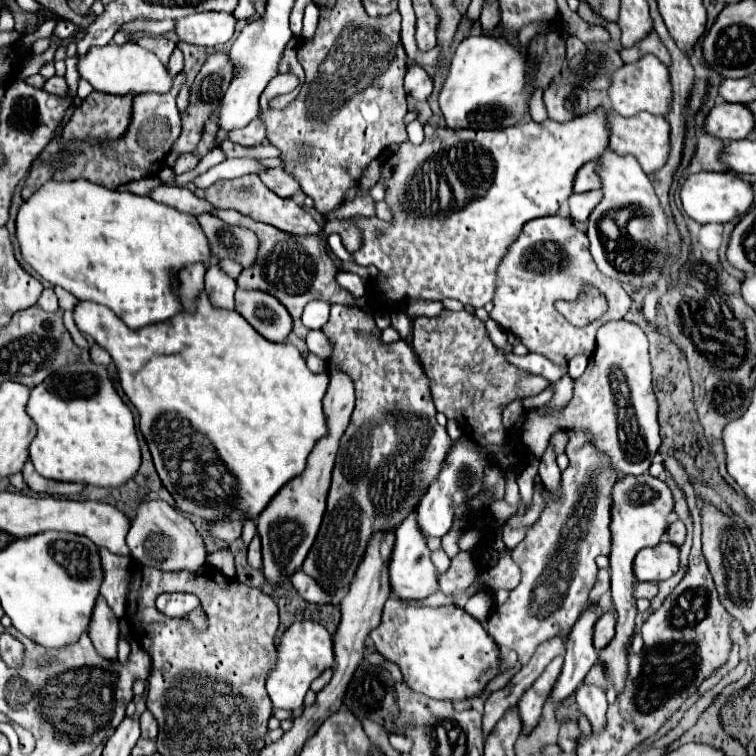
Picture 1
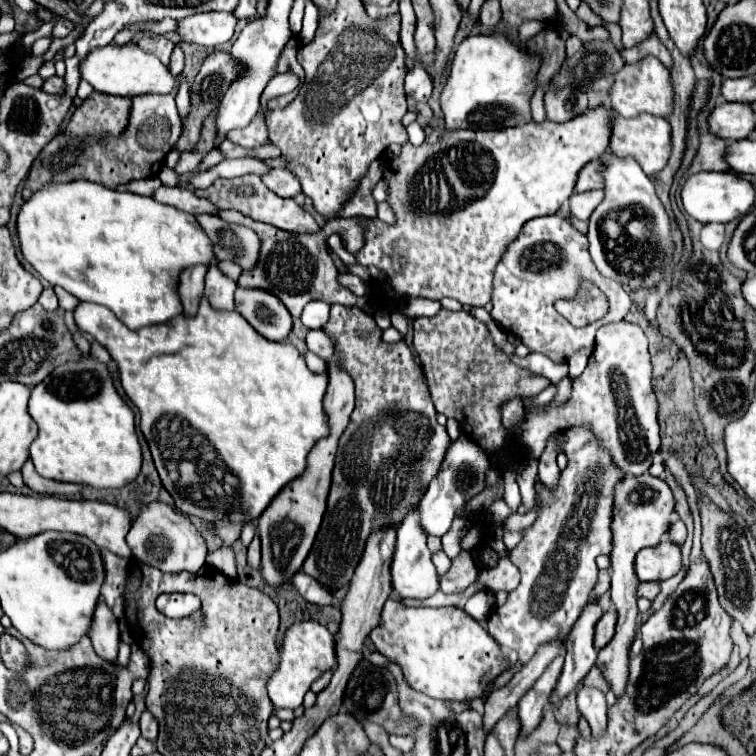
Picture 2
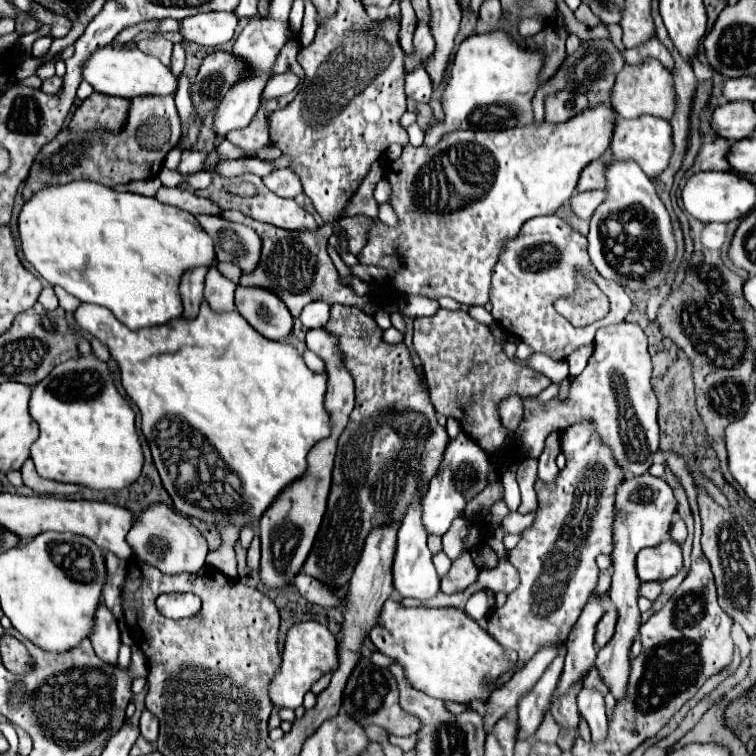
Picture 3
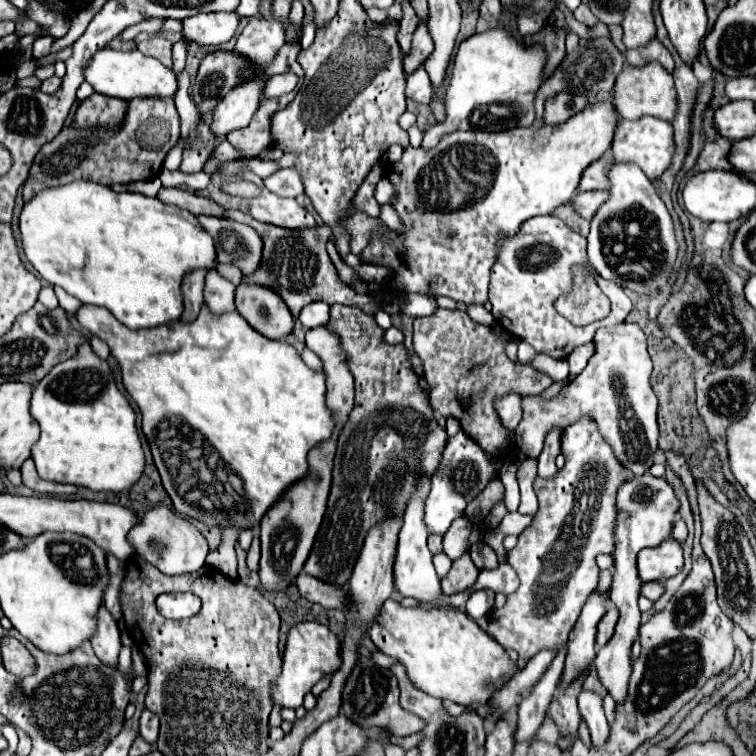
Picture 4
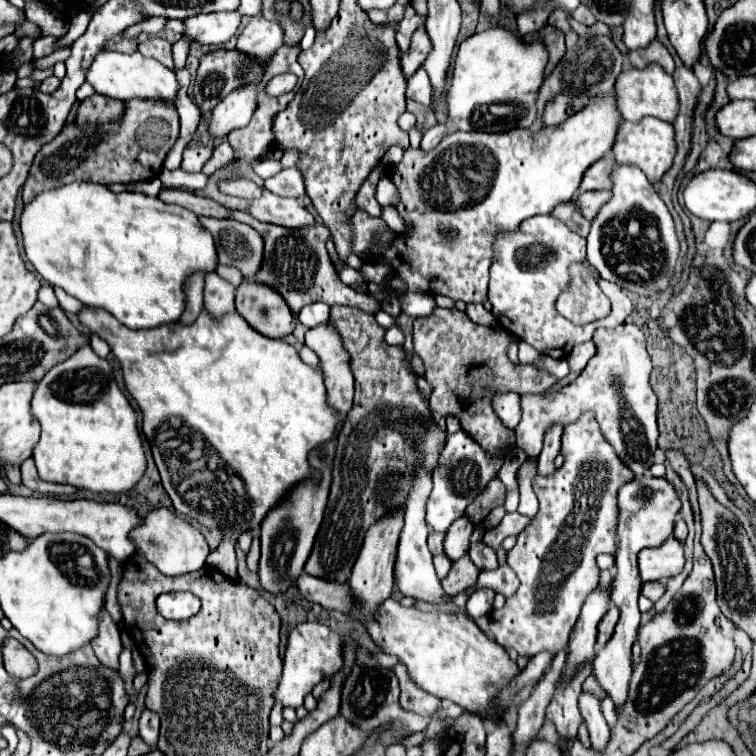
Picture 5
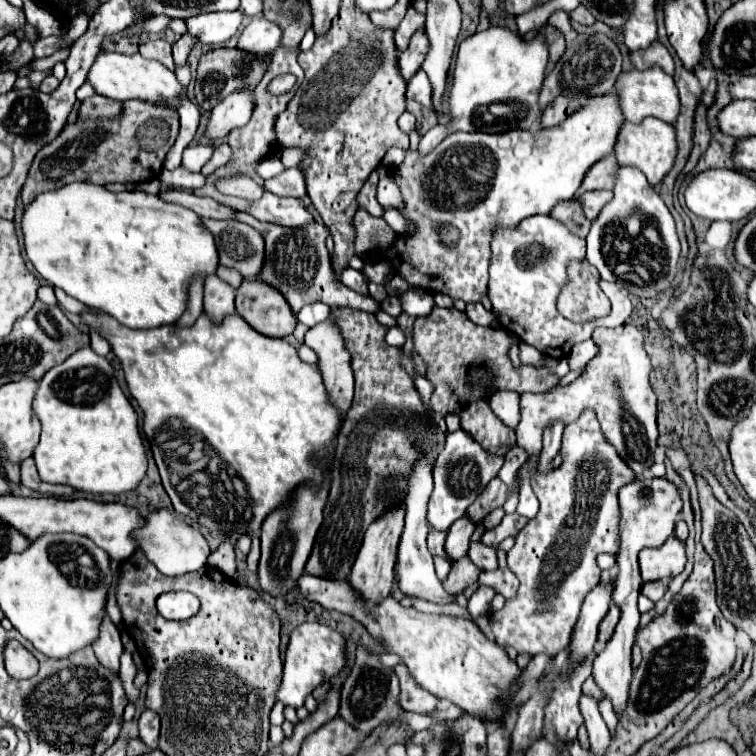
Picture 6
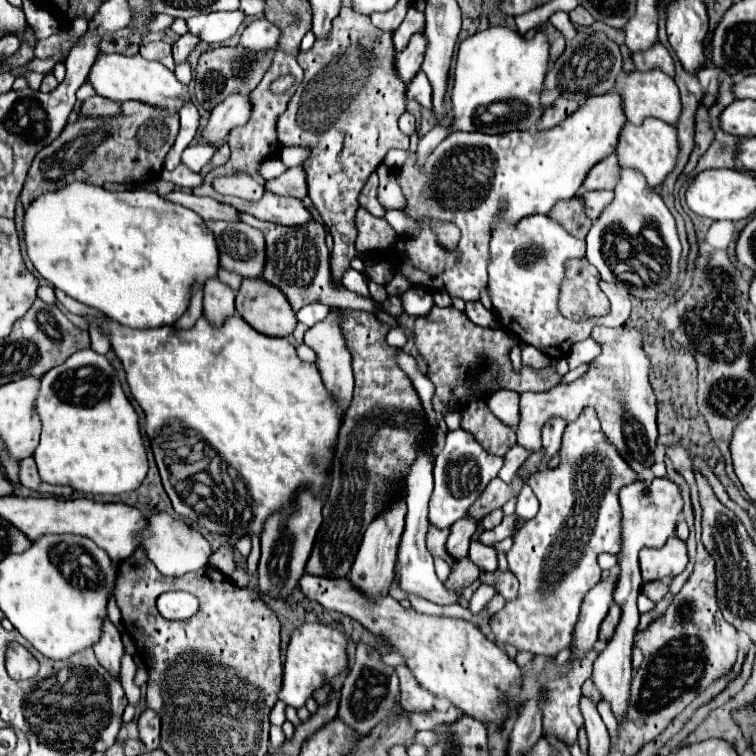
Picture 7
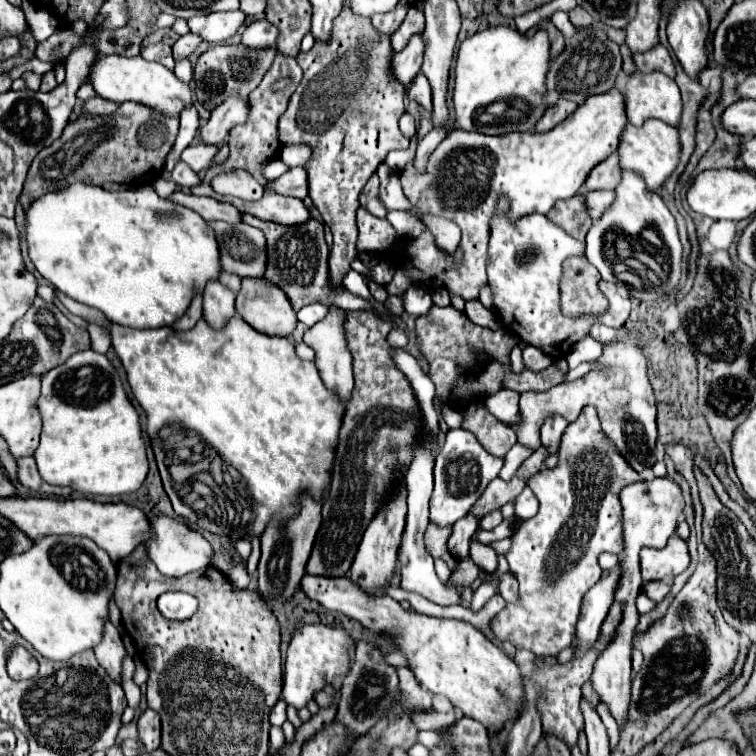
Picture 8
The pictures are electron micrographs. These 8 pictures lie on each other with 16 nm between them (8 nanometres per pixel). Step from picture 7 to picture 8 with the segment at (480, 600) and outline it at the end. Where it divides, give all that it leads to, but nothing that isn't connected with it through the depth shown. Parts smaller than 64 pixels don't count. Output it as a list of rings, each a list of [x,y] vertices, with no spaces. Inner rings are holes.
[[[496,580],[488,582],[488,584],[480,584],[480,588],[474,592],[474,598],[472,598],[472,610],[480,610],[492,596],[496,594]]]

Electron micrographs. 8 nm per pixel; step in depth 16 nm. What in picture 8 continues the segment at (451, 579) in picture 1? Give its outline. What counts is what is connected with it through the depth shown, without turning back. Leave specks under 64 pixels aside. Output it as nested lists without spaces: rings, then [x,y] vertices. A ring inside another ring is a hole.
[[[462,558],[460,562],[458,562],[458,568],[452,572],[452,582],[450,582],[450,586],[456,586],[456,588],[460,588],[460,586],[464,586],[464,588],[468,588],[476,578],[478,578],[478,566],[470,560],[470,558]]]

